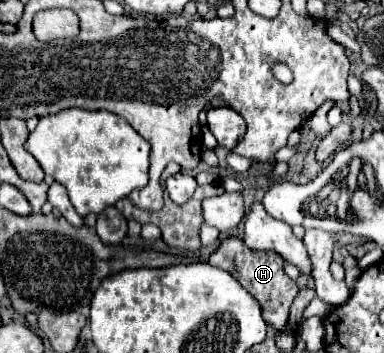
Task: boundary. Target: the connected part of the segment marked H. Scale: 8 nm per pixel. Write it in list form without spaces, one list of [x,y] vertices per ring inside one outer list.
[[[230,237],[230,239],[224,239],[220,249],[208,257],[208,263],[216,265],[224,271],[238,271],[236,277],[238,277],[240,285],[258,299],[264,321],[274,329],[286,327],[290,305],[292,305],[294,297],[298,295],[298,285],[284,273],[284,259],[280,259],[280,255],[276,255],[272,251],[252,251],[240,239]]]

